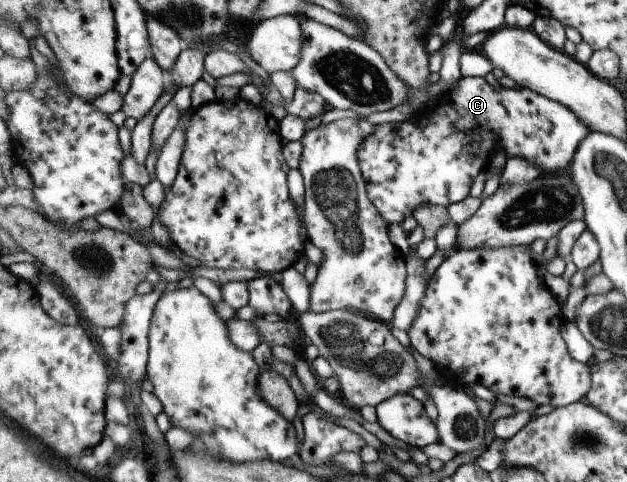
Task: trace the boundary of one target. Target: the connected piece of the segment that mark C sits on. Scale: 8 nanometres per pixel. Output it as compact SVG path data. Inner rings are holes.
M463 77L457 86L453 88L453 104L451 100L442 100L435 104L429 103L422 107L422 110L418 113L410 115L401 122L393 122L374 126L375 130L373 134L365 137L365 142L362 144L362 148L359 148L359 164L362 165L363 178L366 180L367 192L369 193L371 202L375 204L375 208L379 209L382 213L383 218L387 219L389 224L400 224L409 216L414 216L418 208L421 208L423 204L434 204L435 206L449 206L449 204L461 202L469 196L469 190L473 186L473 180L477 178L477 174L485 172L488 163L491 158L495 155L495 149L502 148L505 155L511 158L523 158L523 160L529 160L535 168L541 168L541 172L544 173L562 173L569 170L572 160L574 159L575 152L579 150L583 138L587 136L589 132L592 132L591 128L587 126L586 121L582 121L573 110L567 108L567 105L559 104L559 101L551 100L548 96L543 96L542 93L535 92L529 88L518 87L518 88L503 88L495 91L489 82L484 77ZM454 126L457 126L459 130L467 127L469 130L469 140L473 138L472 144L463 144L463 134L455 133ZM479 130L481 130L481 148L475 146L475 138L479 138Z

